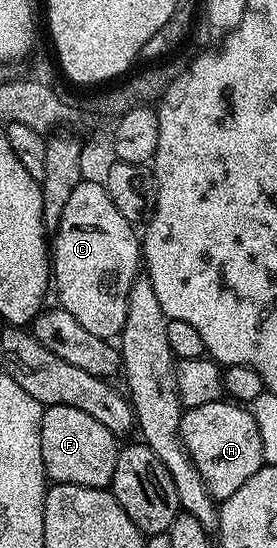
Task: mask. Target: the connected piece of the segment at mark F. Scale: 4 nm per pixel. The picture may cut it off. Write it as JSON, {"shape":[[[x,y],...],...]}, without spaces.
{"shape":[[[46,405],[41,418],[41,458],[48,481],[73,486],[110,489],[120,441],[97,418],[73,406]]]}

